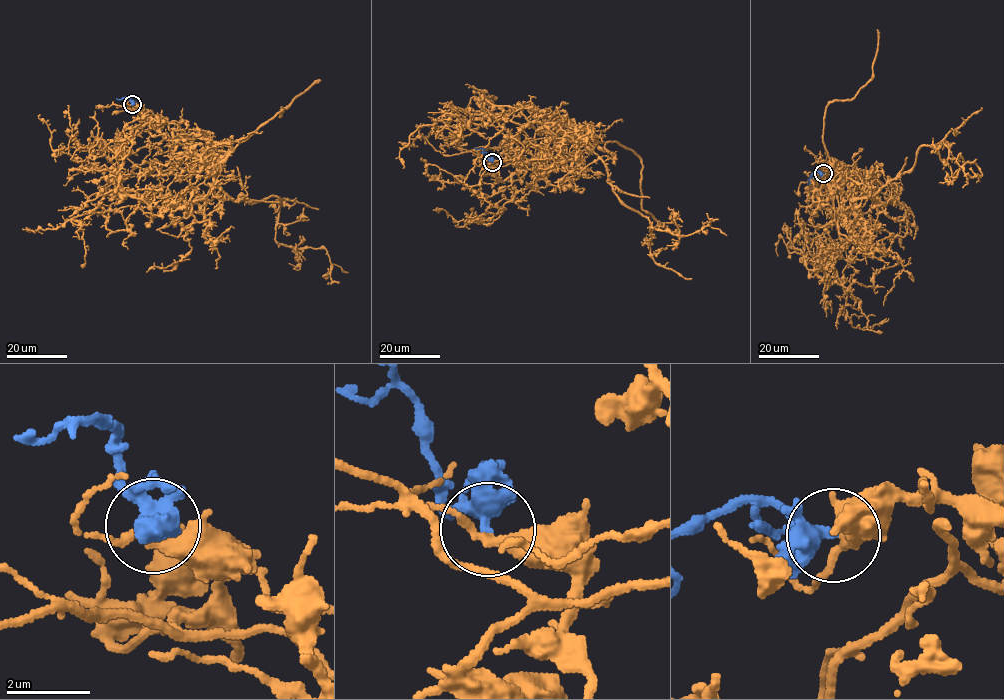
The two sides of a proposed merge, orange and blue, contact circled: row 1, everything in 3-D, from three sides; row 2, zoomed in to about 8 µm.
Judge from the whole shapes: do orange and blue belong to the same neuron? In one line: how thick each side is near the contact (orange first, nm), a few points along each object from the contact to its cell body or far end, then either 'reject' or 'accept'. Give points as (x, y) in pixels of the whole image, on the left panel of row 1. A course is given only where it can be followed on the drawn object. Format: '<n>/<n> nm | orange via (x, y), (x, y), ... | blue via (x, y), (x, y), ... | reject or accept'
280/280 nm | orange via (133, 104), (215, 143), (218, 186), (233, 201), (278, 198), (275, 240), (326, 249), (324, 276), (328, 268) | blue via (133, 104), (129, 96), (117, 98) | accept

